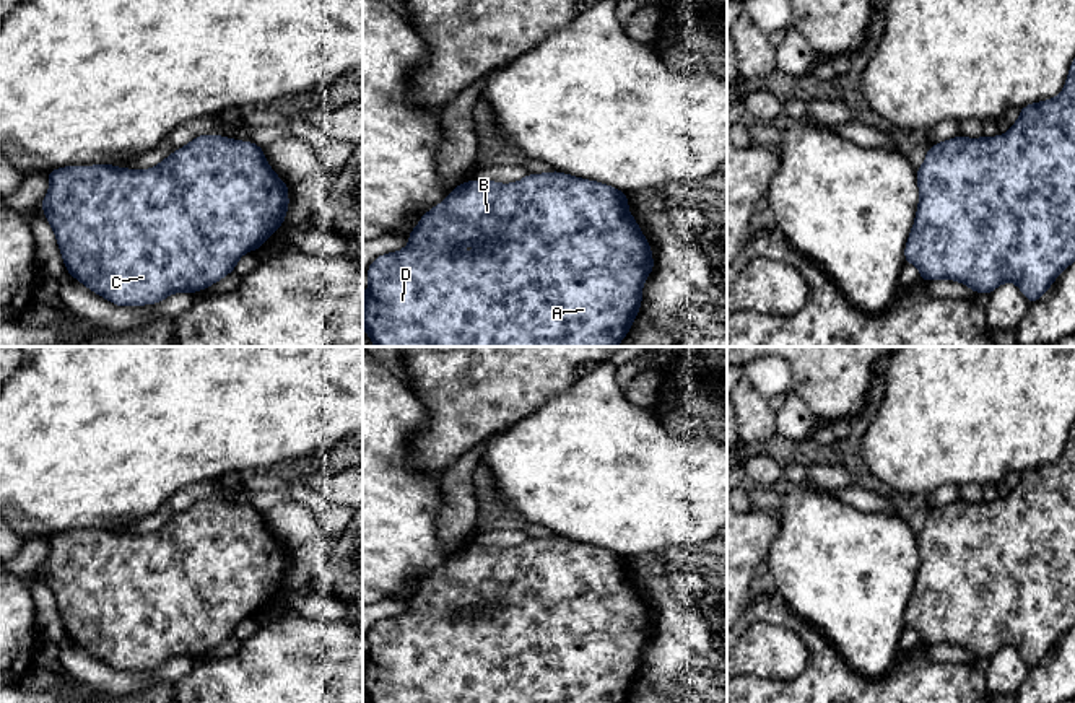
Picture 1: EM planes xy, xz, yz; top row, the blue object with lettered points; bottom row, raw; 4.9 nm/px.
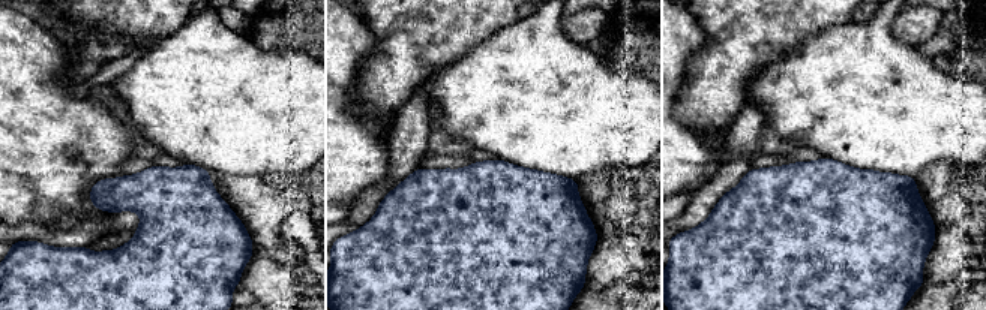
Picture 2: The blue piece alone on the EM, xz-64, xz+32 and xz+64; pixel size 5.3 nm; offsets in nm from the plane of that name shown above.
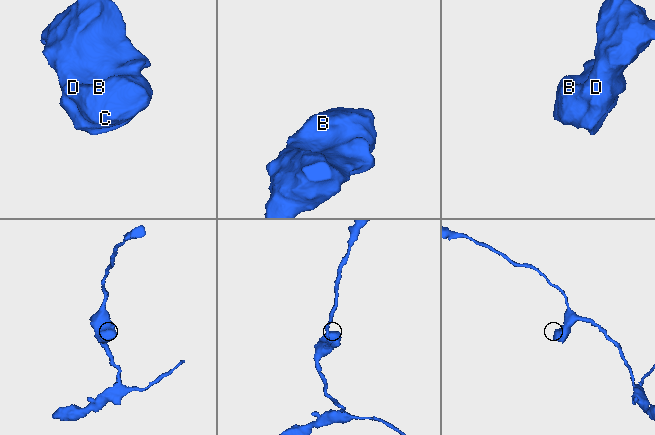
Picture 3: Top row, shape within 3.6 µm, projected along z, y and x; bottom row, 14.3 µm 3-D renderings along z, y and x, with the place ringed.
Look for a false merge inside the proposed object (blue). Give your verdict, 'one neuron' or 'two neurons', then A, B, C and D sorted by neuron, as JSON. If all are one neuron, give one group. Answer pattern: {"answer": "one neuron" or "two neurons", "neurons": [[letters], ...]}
{"answer": "one neuron", "neurons": [["A", "B", "C", "D"]]}

